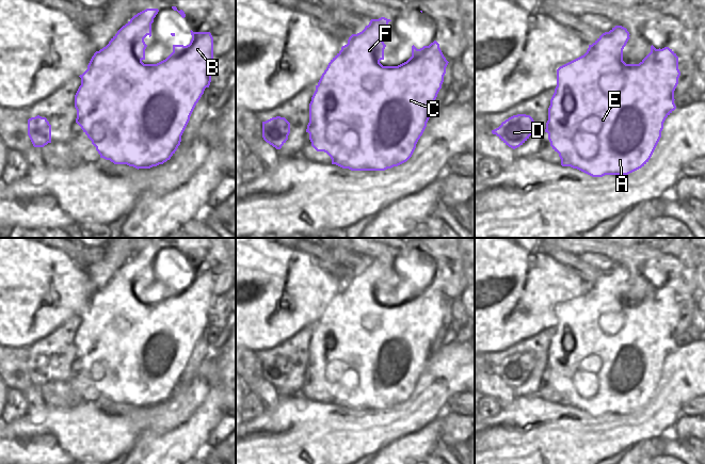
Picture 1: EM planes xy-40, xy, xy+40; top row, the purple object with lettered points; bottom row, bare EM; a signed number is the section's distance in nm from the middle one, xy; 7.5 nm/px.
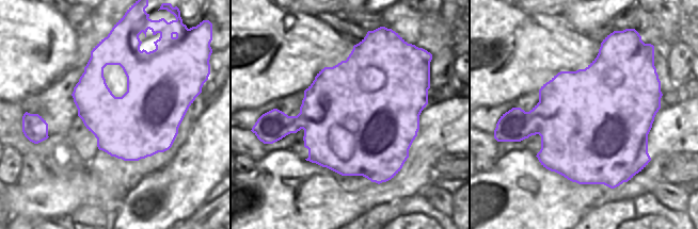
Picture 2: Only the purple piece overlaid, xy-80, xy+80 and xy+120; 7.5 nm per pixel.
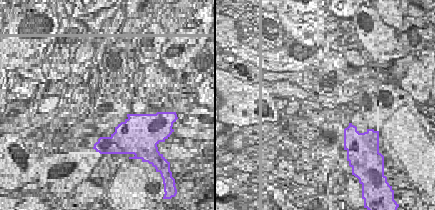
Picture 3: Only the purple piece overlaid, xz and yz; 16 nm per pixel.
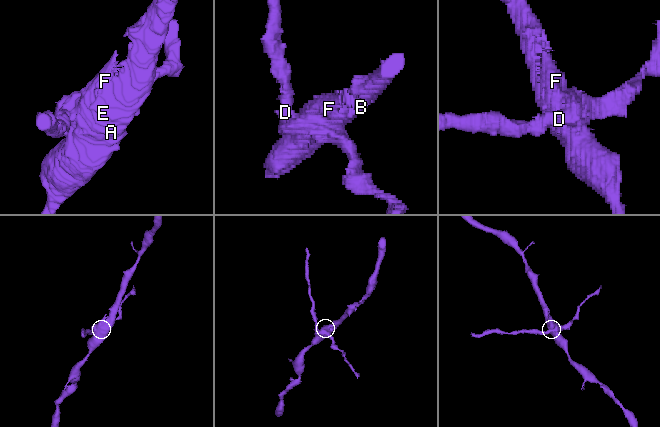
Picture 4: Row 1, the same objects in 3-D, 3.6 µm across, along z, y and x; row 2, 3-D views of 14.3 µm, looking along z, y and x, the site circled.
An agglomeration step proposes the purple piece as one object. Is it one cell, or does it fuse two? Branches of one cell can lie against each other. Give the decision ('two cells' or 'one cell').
two cells

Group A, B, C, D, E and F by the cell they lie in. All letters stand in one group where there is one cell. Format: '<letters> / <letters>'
A B C E F / D

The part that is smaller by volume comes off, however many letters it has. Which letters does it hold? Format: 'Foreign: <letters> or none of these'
Foreign: D

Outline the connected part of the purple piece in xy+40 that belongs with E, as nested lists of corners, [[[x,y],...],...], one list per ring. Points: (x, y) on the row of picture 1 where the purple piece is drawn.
[[[615,26],[589,45],[583,55],[557,69],[557,85],[564,85],[566,94],[579,98],[583,112],[577,127],[578,135],[571,140],[574,150],[559,154],[562,166],[577,169],[592,177],[628,175],[651,159],[661,138],[666,118],[676,109],[674,91],[680,76],[678,57],[669,47],[656,49],[652,45],[651,52],[639,64],[626,64],[623,61],[623,49],[629,35],[626,28]]]

